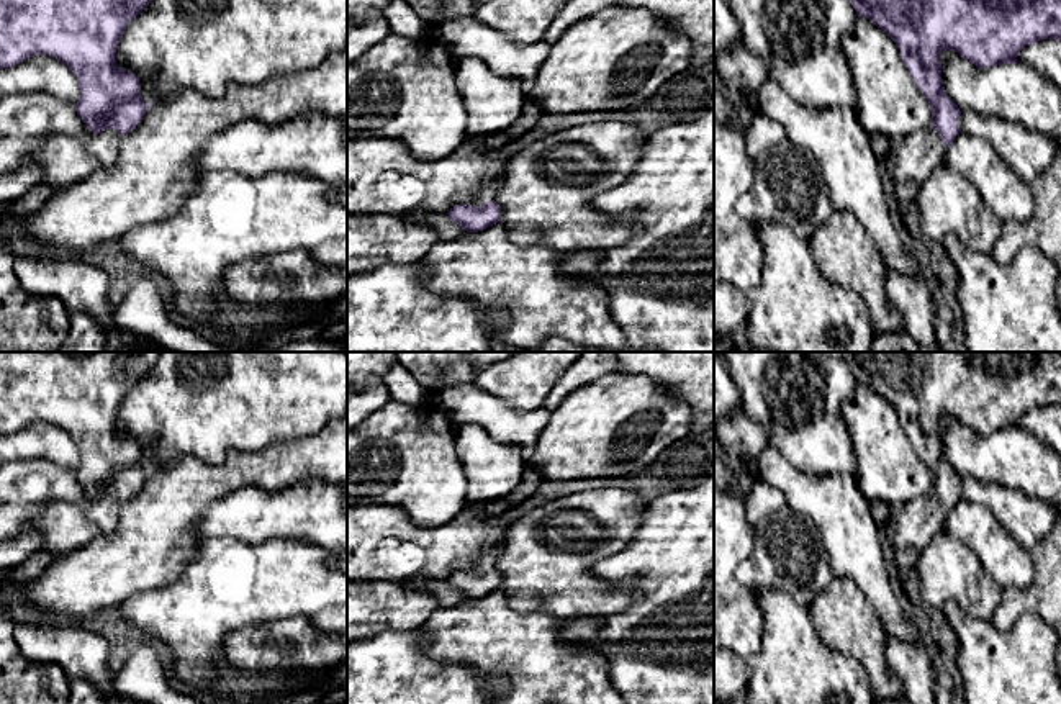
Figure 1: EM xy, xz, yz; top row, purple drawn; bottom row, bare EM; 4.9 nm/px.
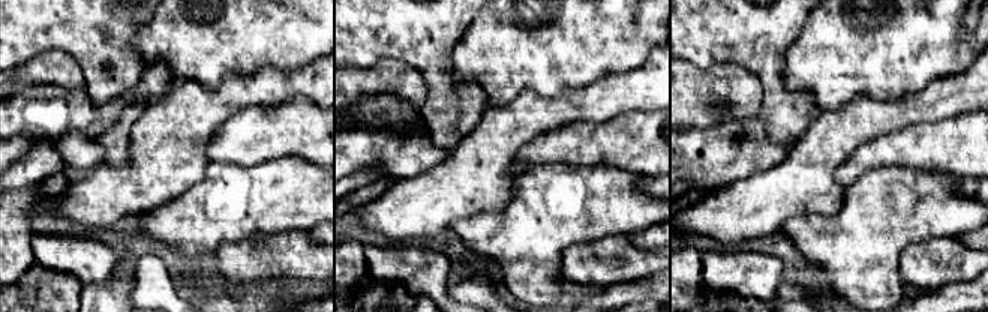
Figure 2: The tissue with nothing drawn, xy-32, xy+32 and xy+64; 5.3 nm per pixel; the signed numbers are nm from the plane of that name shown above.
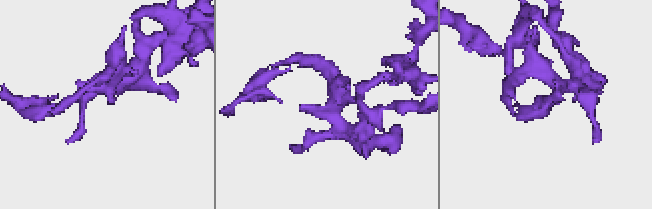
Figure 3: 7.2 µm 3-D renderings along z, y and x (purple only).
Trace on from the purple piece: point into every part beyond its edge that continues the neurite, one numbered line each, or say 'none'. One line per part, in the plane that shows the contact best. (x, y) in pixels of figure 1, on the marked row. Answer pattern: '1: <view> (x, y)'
1: xy (105, 146)

